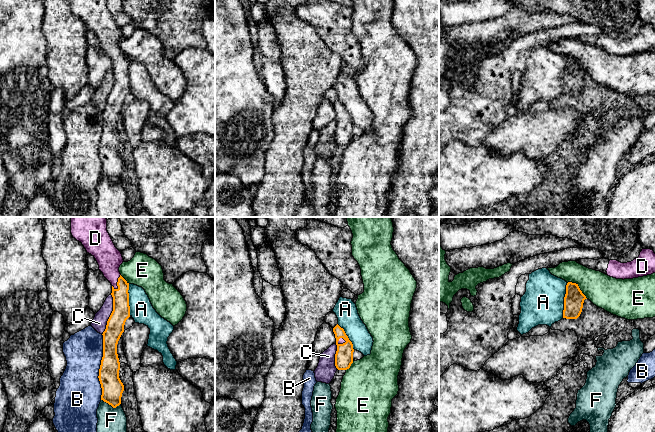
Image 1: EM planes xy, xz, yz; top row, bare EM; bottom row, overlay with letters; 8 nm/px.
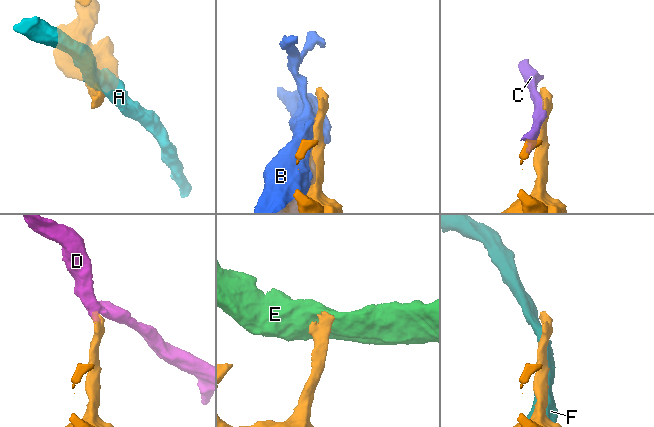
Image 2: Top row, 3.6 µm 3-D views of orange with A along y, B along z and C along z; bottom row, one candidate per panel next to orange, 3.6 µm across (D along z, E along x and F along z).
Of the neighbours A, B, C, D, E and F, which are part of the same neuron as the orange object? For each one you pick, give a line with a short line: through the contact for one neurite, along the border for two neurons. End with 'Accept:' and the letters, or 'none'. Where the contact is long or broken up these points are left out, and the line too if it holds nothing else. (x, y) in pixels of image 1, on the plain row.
D: line xy (121, 86), (120, 62), (117, 58), (111, 49), (109, 34)
Accept: D

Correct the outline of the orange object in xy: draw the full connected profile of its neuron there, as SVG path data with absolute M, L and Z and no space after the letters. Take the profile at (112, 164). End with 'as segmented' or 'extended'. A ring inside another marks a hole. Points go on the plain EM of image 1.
M71 0L71 10L96 35L99 46L112 61L113 87L102 110L103 133L98 154L102 164L101 176L116 184L121 180L124 167L119 154L117 120L130 93L129 59L119 48L124 36L107 7L107 0Z | extended

